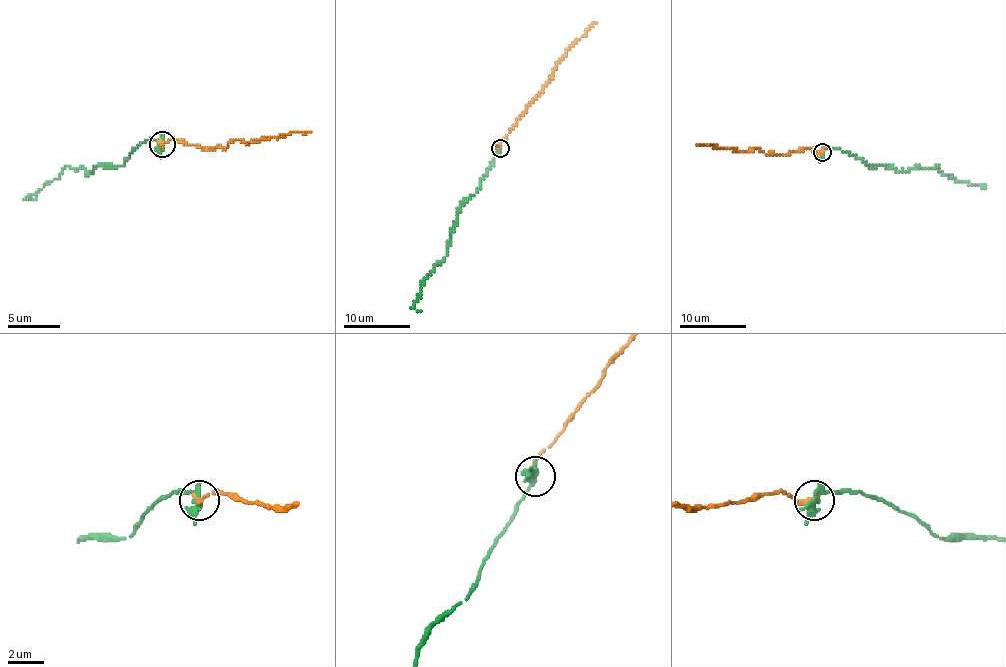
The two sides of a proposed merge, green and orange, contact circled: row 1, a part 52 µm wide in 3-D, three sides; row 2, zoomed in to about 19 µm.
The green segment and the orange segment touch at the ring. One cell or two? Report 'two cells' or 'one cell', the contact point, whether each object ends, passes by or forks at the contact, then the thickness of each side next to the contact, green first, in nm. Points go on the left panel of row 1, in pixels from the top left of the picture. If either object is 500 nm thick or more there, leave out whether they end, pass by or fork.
one cell | (162, 144) | green passes by | orange ends | 340/320 nm

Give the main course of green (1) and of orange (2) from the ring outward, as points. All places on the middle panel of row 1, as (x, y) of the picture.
1: (501, 148), (474, 194), (461, 206), (448, 254), (421, 285), (415, 303), (416, 310), (420, 310)
2: (501, 148), (501, 141), (549, 82), (555, 65), (595, 22)

